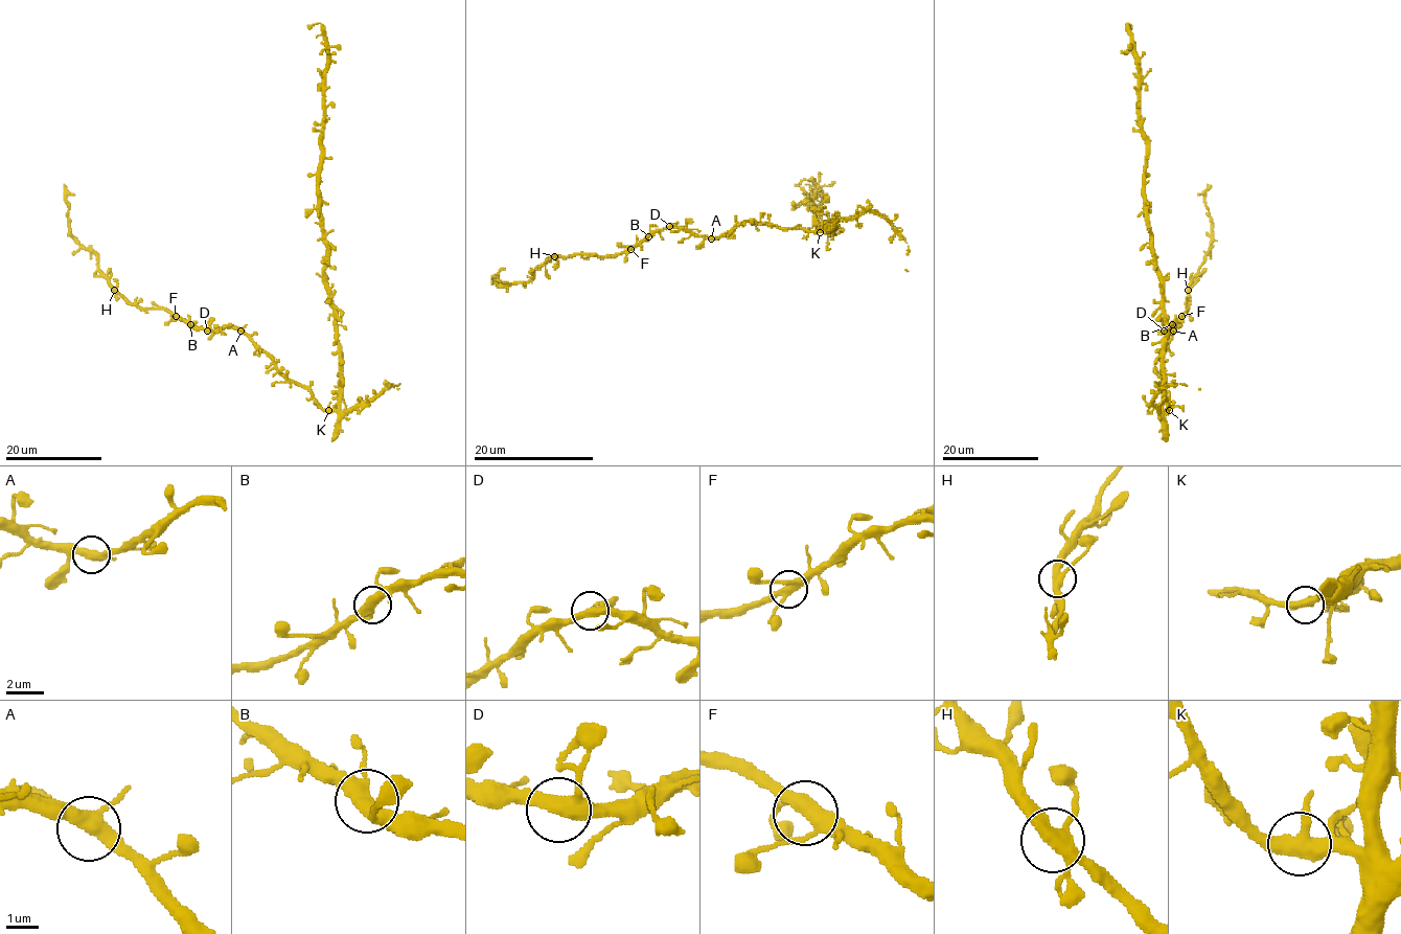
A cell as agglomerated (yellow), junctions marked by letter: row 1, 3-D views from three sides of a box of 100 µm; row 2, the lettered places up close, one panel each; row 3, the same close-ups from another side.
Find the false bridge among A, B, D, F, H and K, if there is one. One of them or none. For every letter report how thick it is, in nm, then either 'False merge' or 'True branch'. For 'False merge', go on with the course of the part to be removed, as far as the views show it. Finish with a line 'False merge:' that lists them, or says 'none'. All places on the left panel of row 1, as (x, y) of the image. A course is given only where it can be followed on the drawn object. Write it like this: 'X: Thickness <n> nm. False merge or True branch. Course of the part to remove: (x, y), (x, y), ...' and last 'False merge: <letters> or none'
A: Thickness 360 nm. True branch
B: Thickness 380 nm. True branch
D: Thickness 360 nm. True branch
F: Thickness 360 nm. True branch
H: Thickness 380 nm. True branch
K: Thickness 400 nm. True branch
False merge: none

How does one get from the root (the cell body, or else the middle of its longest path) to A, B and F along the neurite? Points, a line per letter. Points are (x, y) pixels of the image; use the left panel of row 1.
A: (337, 410), (324, 410), (306, 388), (291, 382), (240, 331)
B: (337, 410), (324, 410), (306, 388), (291, 382), (238, 329), (194, 329), (190, 324)
F: (337, 410), (324, 410), (306, 388), (291, 382), (238, 329), (196, 329), (176, 316)

